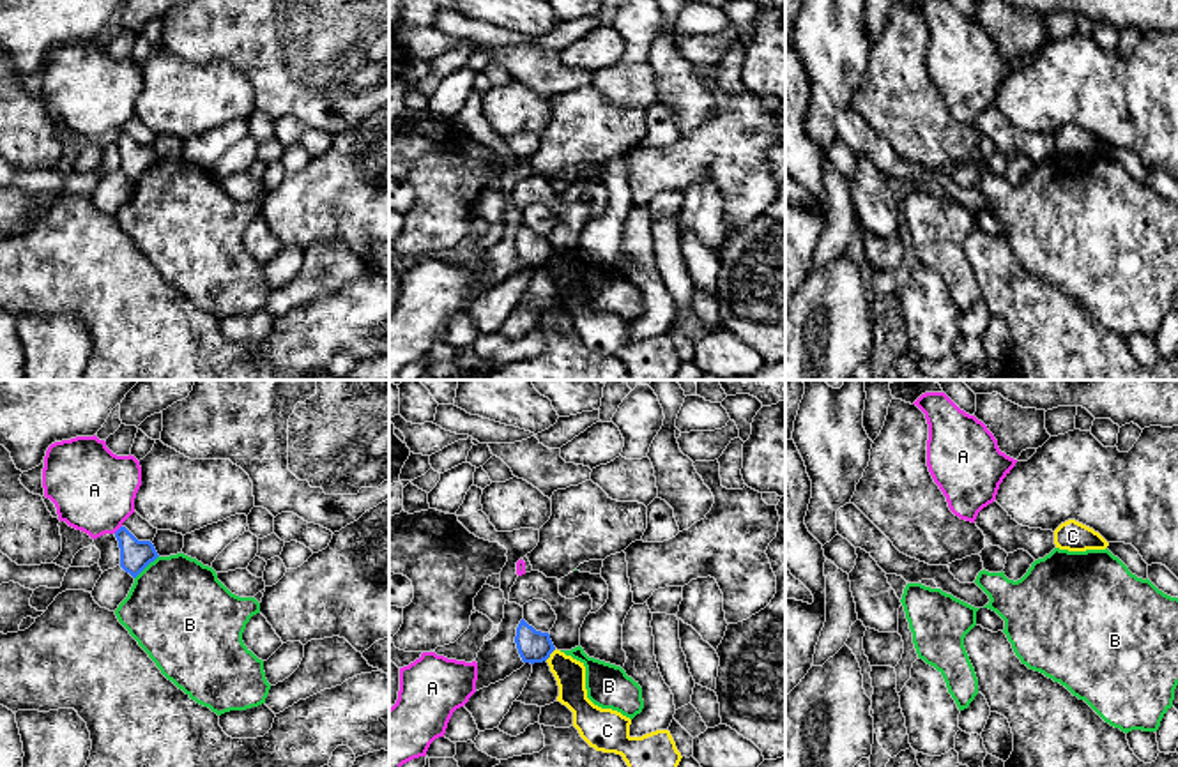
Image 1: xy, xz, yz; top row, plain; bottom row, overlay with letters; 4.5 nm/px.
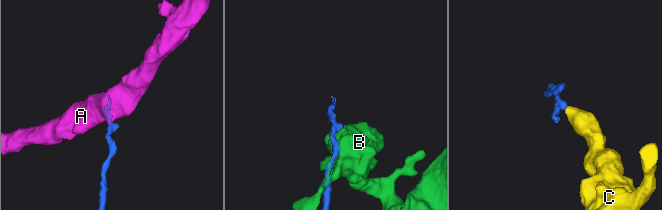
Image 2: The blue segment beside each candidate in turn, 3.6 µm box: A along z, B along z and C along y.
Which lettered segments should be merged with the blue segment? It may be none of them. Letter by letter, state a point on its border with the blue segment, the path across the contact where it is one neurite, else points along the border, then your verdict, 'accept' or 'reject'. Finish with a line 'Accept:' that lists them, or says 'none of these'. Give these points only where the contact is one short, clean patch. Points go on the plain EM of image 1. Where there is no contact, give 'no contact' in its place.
A: xy (119, 133) | along xy (121, 129), (114, 136) | reject
B: xy (145, 170) | along xy (158, 159), (135, 182) | reject
C: xz (550, 257) | along xz (556, 253), (545, 264) | reject
Accept: none of these

